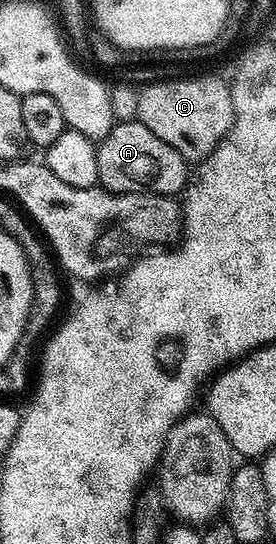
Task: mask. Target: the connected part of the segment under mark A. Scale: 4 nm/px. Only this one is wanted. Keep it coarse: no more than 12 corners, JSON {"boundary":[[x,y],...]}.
{"boundary":[[138,120],[97,145],[99,185],[176,196],[189,163]]}

